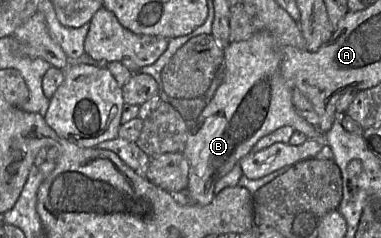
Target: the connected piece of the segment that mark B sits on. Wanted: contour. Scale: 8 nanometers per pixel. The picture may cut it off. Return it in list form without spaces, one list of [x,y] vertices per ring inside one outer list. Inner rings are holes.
[[[259,31],[247,40],[230,43],[223,50],[222,83],[196,121],[190,123],[189,135],[181,151],[189,166],[185,193],[191,203],[210,204],[215,197],[217,181],[250,153],[262,137],[283,126],[293,127],[308,139],[327,145],[324,133],[300,117],[293,107],[293,89],[280,71],[280,49],[269,32]]]

